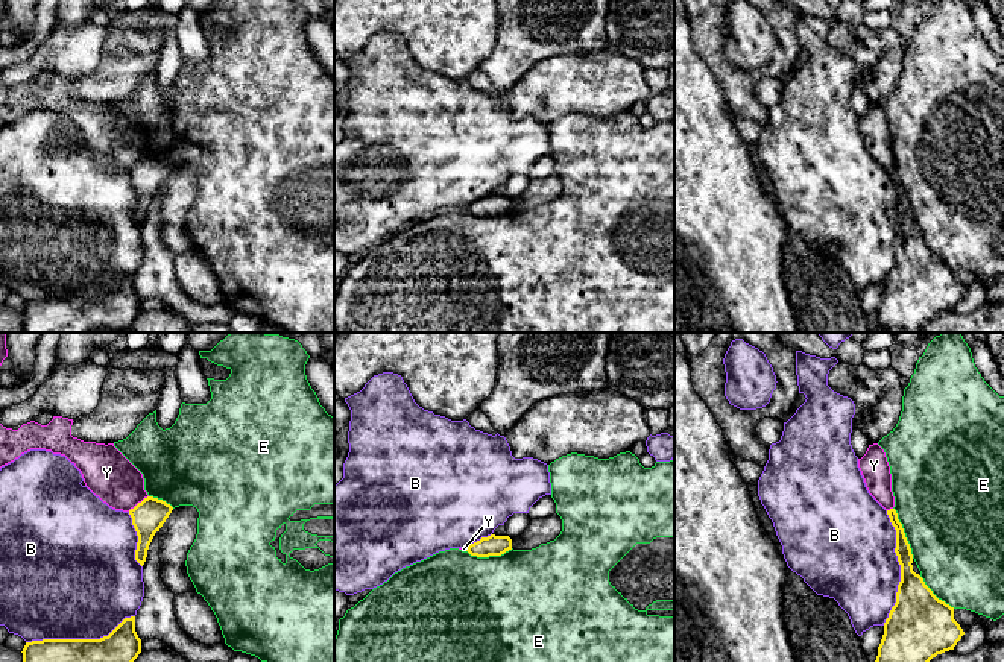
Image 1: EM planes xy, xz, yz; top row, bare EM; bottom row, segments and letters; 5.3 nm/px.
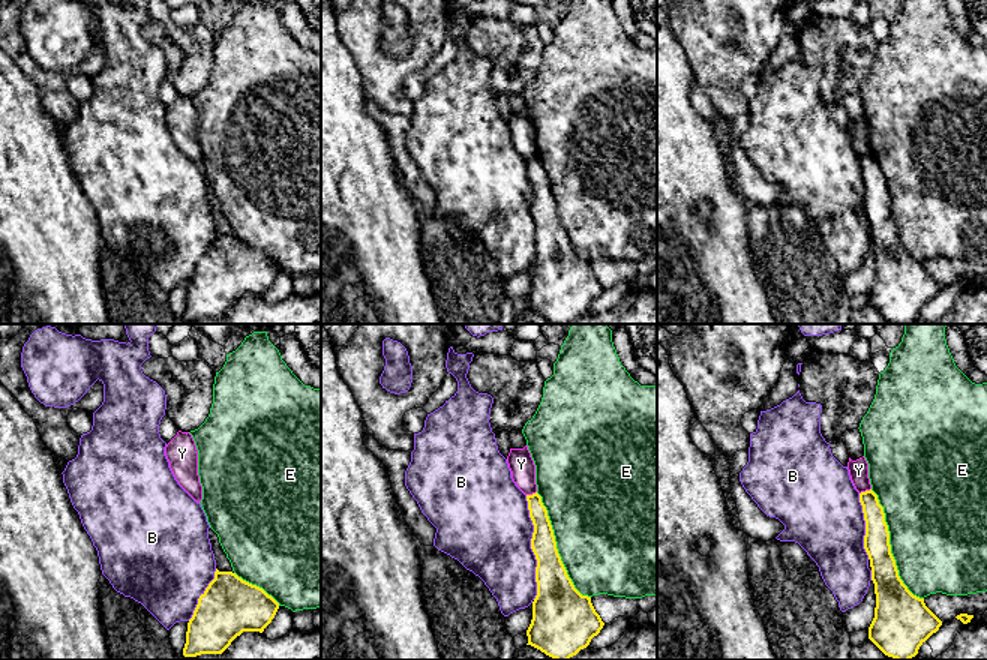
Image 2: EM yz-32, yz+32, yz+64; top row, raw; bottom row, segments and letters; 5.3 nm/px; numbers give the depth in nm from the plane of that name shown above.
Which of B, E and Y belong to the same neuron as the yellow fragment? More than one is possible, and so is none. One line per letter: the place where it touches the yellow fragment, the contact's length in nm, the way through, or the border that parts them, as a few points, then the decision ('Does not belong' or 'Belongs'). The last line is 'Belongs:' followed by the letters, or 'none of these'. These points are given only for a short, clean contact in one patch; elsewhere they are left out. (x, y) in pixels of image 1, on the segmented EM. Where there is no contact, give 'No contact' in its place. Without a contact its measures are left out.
B: Touches yellow at yz (901, 568). Shared border 600 nm. Does not belong
E: Touches yellow at yz (904, 533). Shared border 300 nm. Does not belong
Y: Touches yellow at xy (138, 503). Shared border 140 nm. Boundary: xy (148, 495), (128, 510). Does not belong
Belongs: none of these

